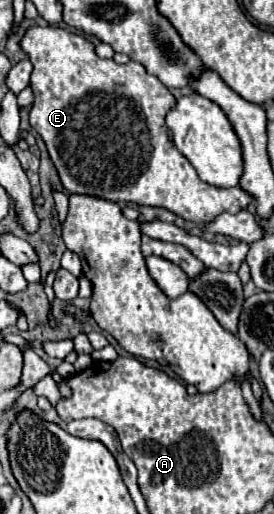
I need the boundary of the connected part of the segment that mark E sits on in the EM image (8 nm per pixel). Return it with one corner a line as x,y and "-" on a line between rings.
53,25
29,27
19,45
33,63
31,89
35,101
29,115
31,127
43,137
61,183
69,193
87,193
117,203
163,207
193,223
209,223
221,213
239,213
255,203
253,195
241,187
215,187
199,179
193,165
177,151
165,125
165,113
173,107
175,97
157,77
149,75
141,63
129,61
127,65
119,65
113,59
101,59
95,53
95,45
83,35

